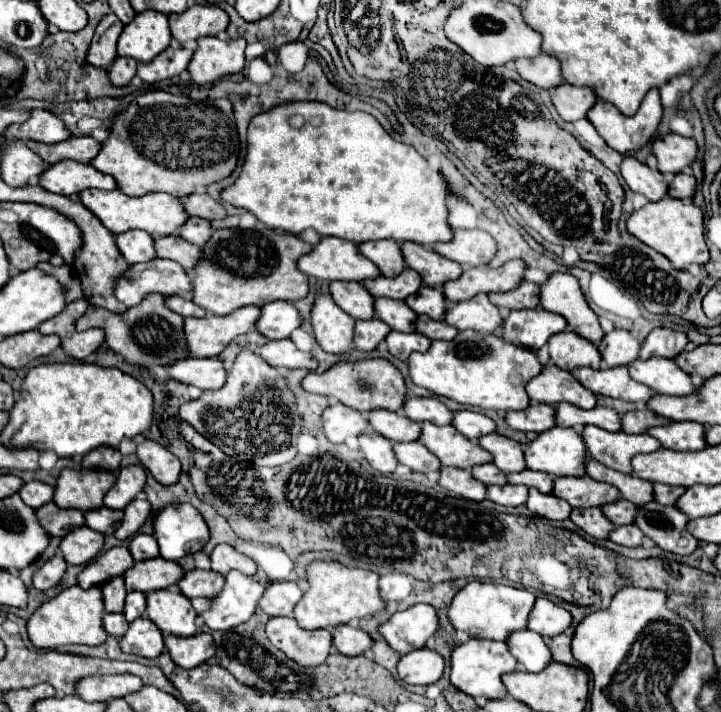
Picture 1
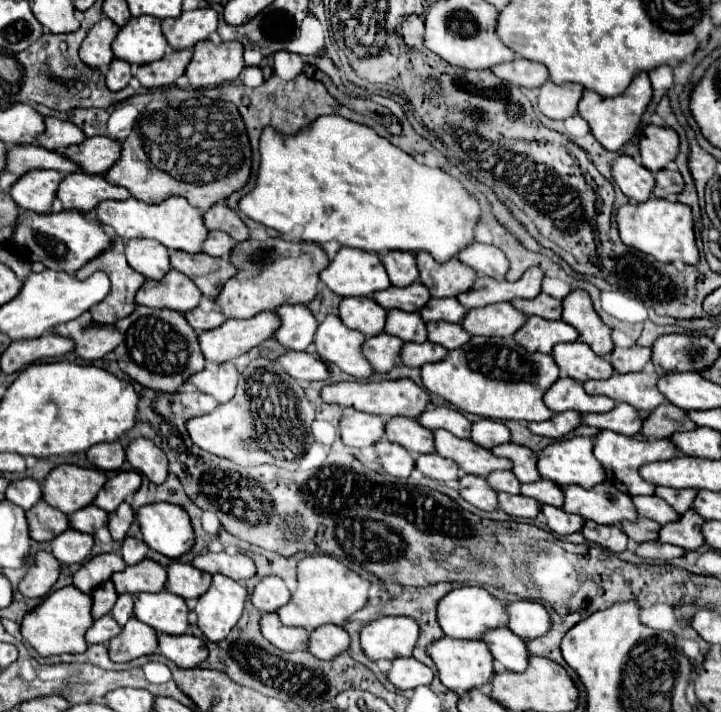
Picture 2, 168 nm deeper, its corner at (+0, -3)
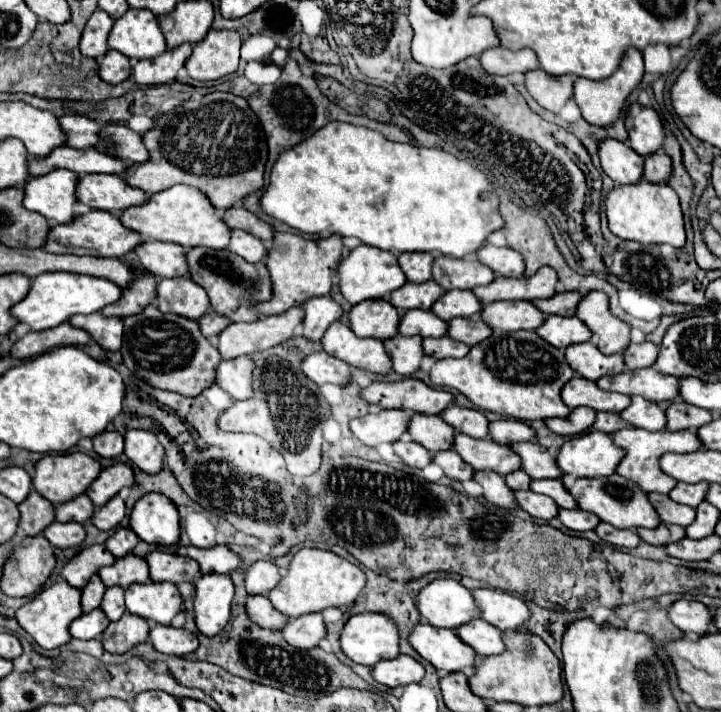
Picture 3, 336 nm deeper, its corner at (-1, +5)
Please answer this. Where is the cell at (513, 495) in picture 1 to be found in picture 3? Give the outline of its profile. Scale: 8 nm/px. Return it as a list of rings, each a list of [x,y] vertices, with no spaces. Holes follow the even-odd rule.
[[[520,490],[516,492],[516,500],[522,510],[526,510],[532,518],[540,520],[552,520],[558,516],[558,504],[542,494],[536,494],[532,490]]]

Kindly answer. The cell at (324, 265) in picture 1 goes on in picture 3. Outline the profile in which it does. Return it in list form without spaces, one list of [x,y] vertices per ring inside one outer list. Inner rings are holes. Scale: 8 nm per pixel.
[[[364,244],[354,248],[340,262],[338,278],[340,278],[340,292],[352,306],[360,304],[364,300],[386,298],[390,292],[394,292],[406,284],[406,274],[402,272],[398,258],[392,252],[384,252],[380,248],[372,248],[372,246],[364,246]]]

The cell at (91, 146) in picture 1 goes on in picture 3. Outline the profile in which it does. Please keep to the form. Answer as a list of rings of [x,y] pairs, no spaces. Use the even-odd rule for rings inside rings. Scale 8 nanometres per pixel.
[[[108,124],[108,136],[102,134],[106,140],[116,144],[114,152],[128,164],[142,164],[148,160],[148,148],[144,146],[142,134],[130,130],[126,124]]]

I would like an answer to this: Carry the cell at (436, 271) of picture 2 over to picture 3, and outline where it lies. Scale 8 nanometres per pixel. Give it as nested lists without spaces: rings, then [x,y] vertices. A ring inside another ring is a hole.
[[[438,256],[434,260],[432,268],[434,280],[444,288],[444,290],[472,290],[482,284],[490,284],[494,280],[494,272],[478,262],[476,258],[448,258],[448,256]]]

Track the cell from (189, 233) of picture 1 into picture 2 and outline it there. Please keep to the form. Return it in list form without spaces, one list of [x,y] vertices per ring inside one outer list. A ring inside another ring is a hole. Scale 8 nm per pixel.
[[[209,232],[207,236],[207,242],[203,242],[203,252],[211,254],[211,256],[223,256],[223,254],[229,254],[233,248],[233,242],[231,242],[231,236],[227,236],[225,232]]]

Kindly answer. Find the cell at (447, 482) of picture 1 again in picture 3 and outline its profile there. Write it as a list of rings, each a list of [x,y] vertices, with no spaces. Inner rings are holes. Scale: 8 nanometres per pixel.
[[[476,472],[474,480],[482,484],[484,498],[488,502],[492,502],[492,504],[496,504],[500,508],[508,508],[508,510],[518,508],[514,492],[506,486],[506,482],[504,482],[504,478],[500,474],[496,474],[496,472]]]

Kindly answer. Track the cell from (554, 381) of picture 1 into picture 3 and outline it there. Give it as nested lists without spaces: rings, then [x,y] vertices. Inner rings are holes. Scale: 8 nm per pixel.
[[[574,376],[562,390],[562,400],[572,410],[578,406],[588,406],[598,412],[622,412],[632,402],[630,396],[606,392],[596,386],[596,382],[582,376]]]

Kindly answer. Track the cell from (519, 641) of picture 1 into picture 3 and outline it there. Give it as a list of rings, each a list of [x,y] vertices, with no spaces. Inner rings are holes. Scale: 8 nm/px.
[[[470,620],[468,624],[462,624],[456,630],[456,634],[460,634],[460,640],[472,646],[480,656],[492,656],[504,652],[502,632],[492,624],[486,624],[484,620]]]

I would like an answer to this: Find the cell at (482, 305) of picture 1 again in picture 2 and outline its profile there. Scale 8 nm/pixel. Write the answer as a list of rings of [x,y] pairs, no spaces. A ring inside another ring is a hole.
[[[509,302],[473,308],[461,320],[461,328],[471,336],[513,336],[523,326],[527,316],[515,310]]]

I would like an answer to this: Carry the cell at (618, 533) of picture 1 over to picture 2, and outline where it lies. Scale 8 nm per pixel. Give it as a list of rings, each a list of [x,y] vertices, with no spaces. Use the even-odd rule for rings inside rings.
[[[659,540],[655,542],[647,542],[647,544],[639,544],[637,550],[635,550],[637,556],[643,556],[643,558],[657,558],[657,560],[671,560],[671,558],[677,558],[677,556],[683,556],[685,550],[683,548],[675,548],[675,546],[669,546],[669,544],[663,544]]]

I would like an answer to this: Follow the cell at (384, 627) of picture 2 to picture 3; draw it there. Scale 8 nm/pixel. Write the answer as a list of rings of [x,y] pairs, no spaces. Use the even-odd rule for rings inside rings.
[[[372,612],[350,616],[340,632],[340,648],[352,662],[364,666],[396,658],[400,654],[396,624]]]

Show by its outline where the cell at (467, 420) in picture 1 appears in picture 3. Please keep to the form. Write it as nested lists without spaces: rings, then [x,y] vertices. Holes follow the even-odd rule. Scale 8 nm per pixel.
[[[496,420],[490,424],[490,438],[498,444],[516,444],[516,442],[534,442],[536,432],[526,422],[518,420]]]

